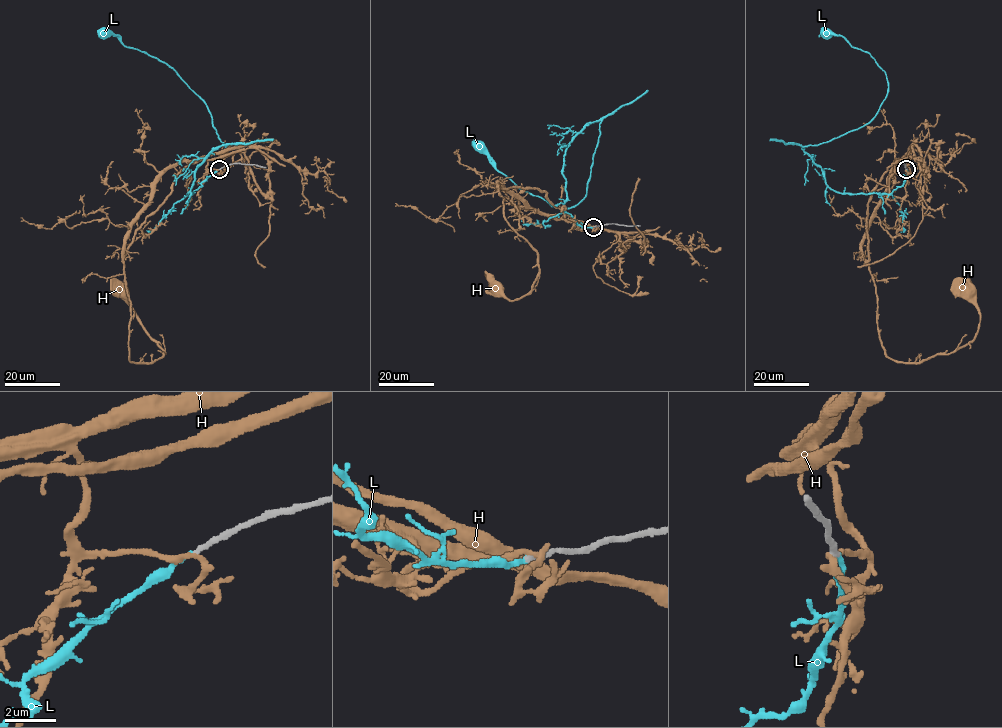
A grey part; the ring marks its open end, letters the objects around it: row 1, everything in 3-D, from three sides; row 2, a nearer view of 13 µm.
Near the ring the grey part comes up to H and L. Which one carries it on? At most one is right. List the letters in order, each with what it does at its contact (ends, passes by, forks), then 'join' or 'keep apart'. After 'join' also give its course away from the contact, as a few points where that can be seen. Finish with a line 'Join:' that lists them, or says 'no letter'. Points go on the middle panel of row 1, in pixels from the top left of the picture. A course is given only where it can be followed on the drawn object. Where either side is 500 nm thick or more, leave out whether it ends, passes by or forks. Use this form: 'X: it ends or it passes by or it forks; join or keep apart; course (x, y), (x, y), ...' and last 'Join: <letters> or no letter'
H: it passes by; keep apart
L: it ends; join; course (594, 227), (565, 210), (563, 156), (600, 120), (587, 194), (568, 208), (522, 191), (479, 146)
Join: L

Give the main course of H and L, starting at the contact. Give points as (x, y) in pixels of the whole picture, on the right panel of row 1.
H: (905, 169), (903, 158), (862, 241), (884, 353), (921, 362), (968, 344), (979, 324), (969, 290)
L: (907, 169), (890, 194), (836, 192), (800, 145), (866, 124), (887, 92), (885, 72), (870, 54), (826, 33)

